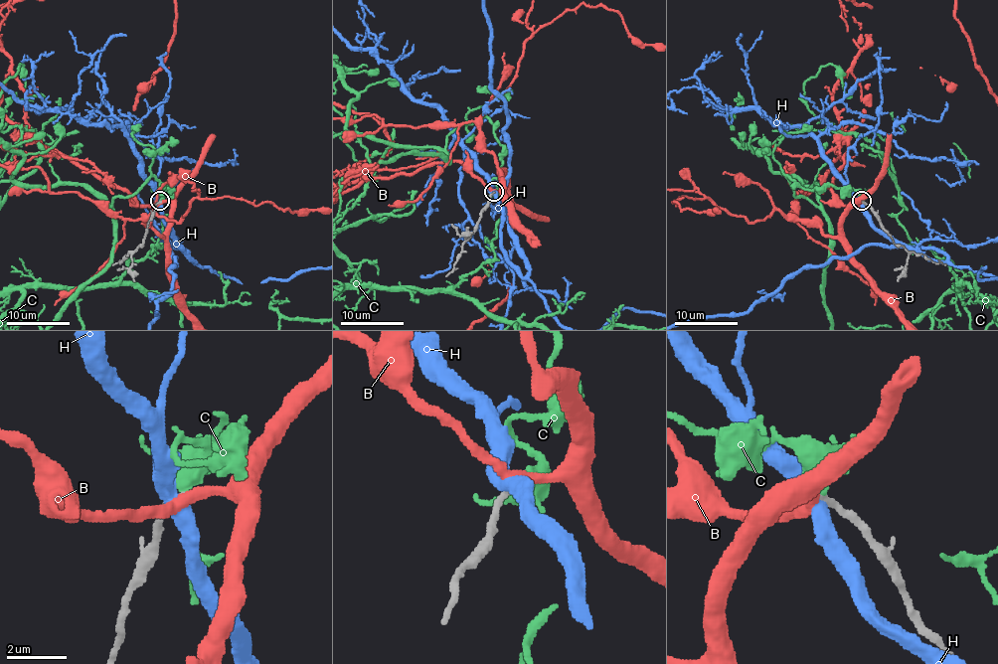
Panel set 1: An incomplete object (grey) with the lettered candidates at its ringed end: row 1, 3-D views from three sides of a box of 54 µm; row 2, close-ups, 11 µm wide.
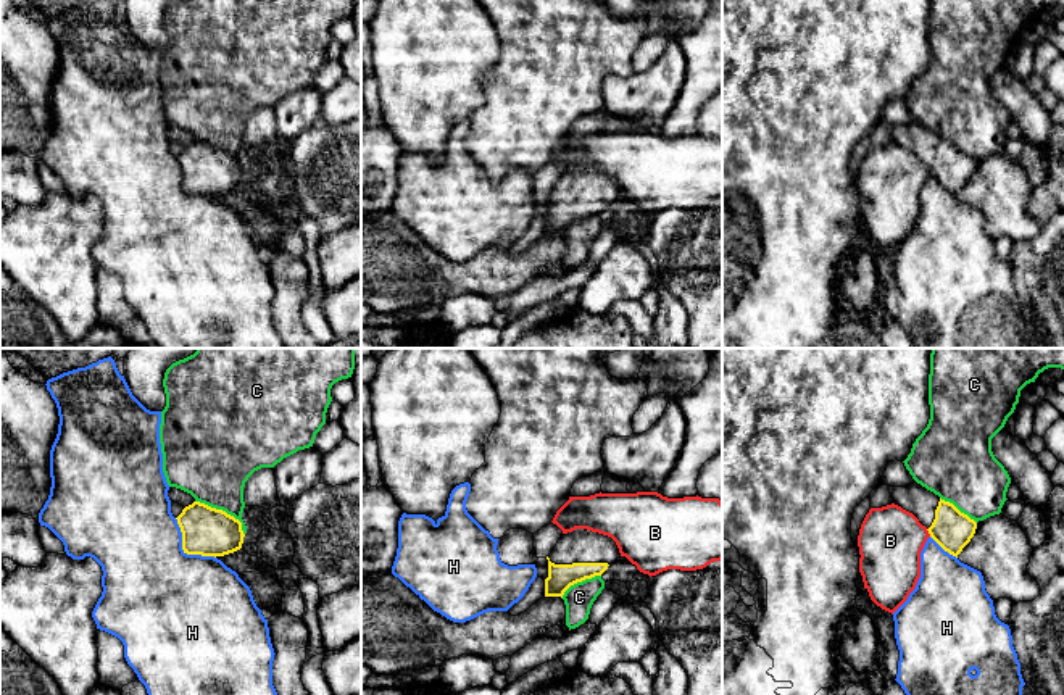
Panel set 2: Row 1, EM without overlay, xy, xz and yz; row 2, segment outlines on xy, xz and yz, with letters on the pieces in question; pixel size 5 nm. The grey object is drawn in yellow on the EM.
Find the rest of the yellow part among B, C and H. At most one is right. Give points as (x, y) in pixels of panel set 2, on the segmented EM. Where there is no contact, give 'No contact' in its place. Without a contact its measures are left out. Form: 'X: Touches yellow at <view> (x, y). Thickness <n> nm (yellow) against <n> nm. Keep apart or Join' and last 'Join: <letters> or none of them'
B: Touches yellow at yz (929, 532). Thickness 200 nm (yellow) against 320 nm. Keep apart
C: Touches yellow at xy (224, 511). Thickness 240 nm (yellow) against 380 nm. Keep apart
H: Touches yellow at xy (184, 550). Thickness 240 nm (yellow) against 480 nm. Keep apart
Join: none of them

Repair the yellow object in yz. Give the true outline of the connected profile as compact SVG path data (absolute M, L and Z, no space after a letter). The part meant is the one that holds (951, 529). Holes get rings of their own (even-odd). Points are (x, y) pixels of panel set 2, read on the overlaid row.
M921 484L888 485L888 489L893 503L912 513L927 527L930 537L950 555L958 558L974 537L977 522Z

